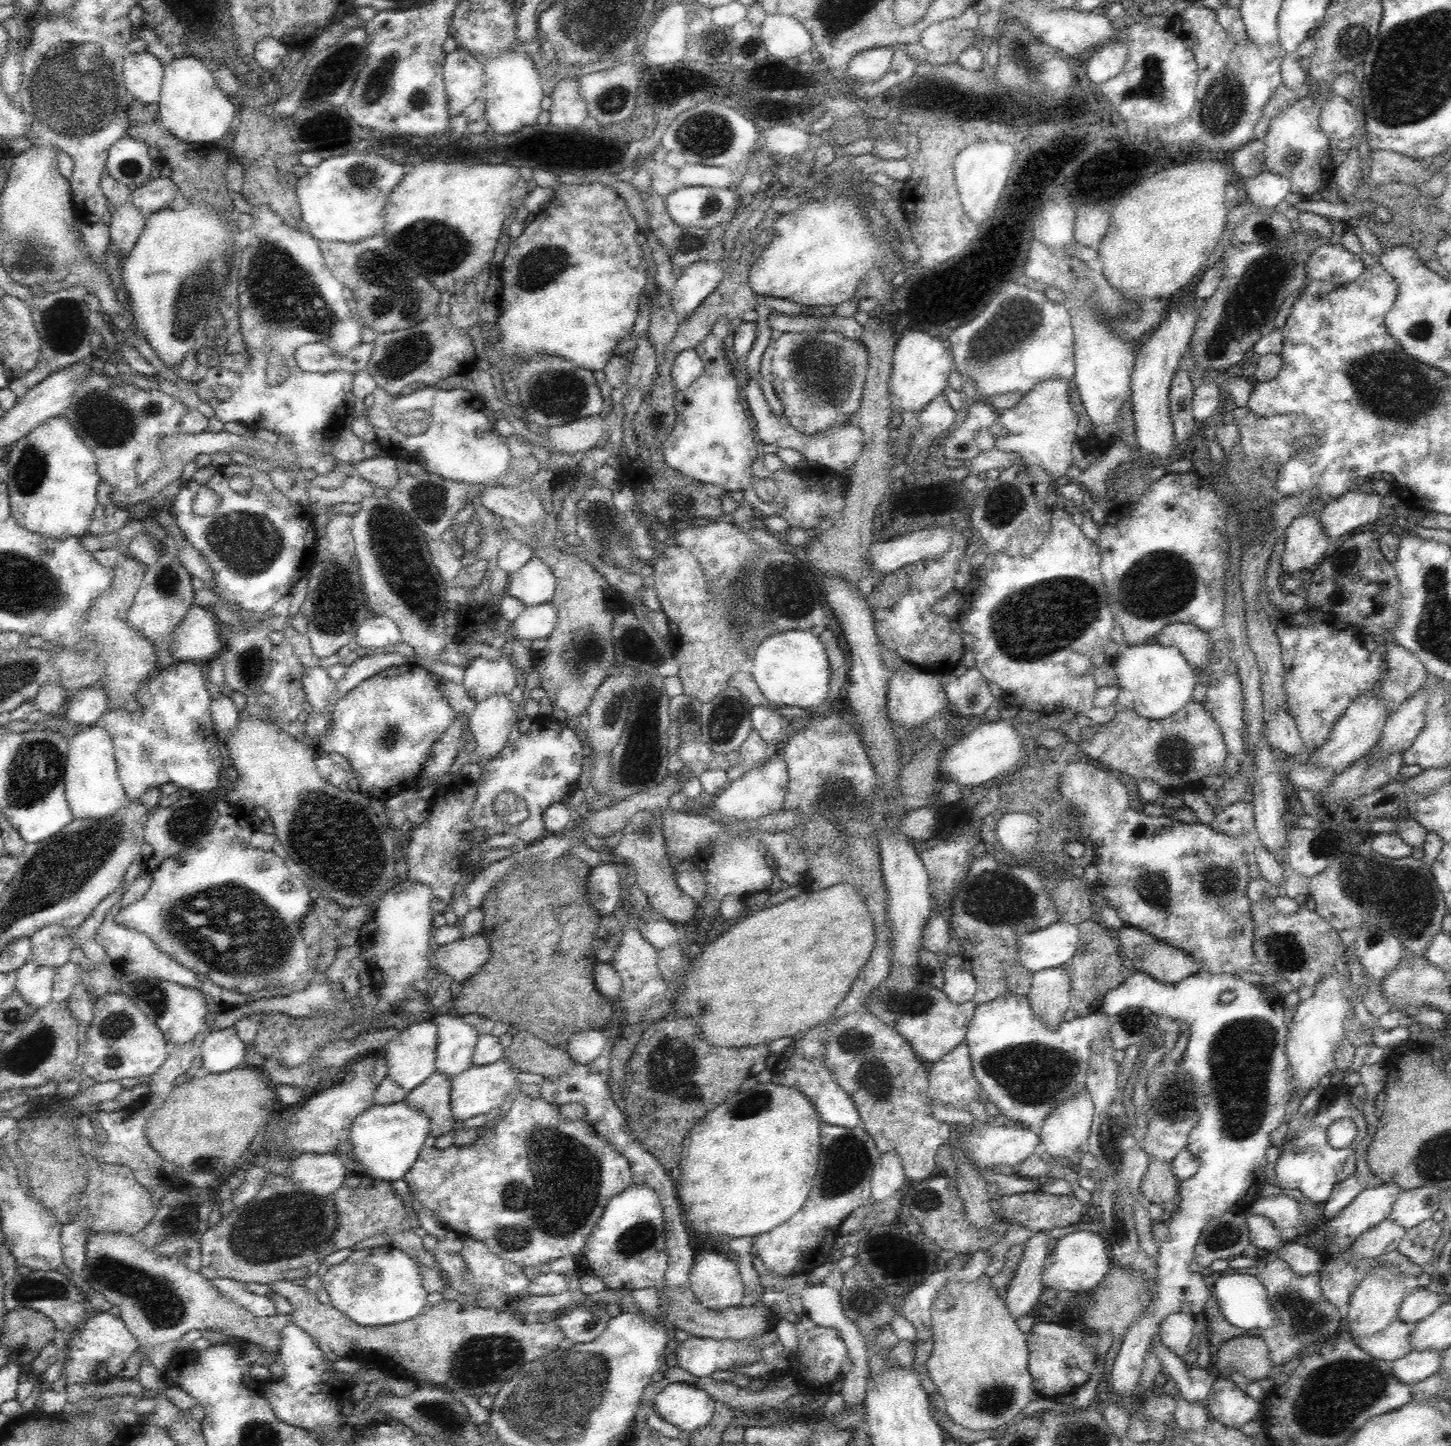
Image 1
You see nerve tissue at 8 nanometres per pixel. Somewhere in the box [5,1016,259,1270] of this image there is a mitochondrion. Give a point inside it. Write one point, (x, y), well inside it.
(40, 1046)

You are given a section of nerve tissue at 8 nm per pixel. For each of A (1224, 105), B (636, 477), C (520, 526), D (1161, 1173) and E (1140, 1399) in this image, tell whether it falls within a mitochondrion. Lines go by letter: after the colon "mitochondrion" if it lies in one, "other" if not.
A: mitochondrion
B: other
C: other
D: other
E: other

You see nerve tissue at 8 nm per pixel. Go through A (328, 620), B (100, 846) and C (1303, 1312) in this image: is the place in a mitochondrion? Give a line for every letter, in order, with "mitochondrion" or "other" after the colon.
A: mitochondrion
B: mitochondrion
C: mitochondrion

